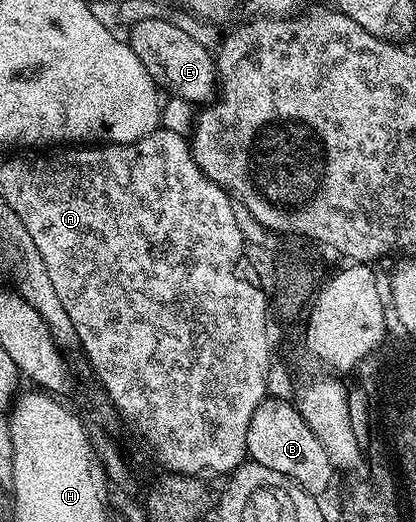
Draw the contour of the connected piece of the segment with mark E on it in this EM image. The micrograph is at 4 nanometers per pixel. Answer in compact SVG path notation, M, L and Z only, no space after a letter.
M158 16L130 25L129 34L127 33L130 48L142 61L148 75L155 80L158 89L172 97L187 100L194 106L210 103L219 88L214 55L210 49L201 46L189 36L176 21L163 18Z

